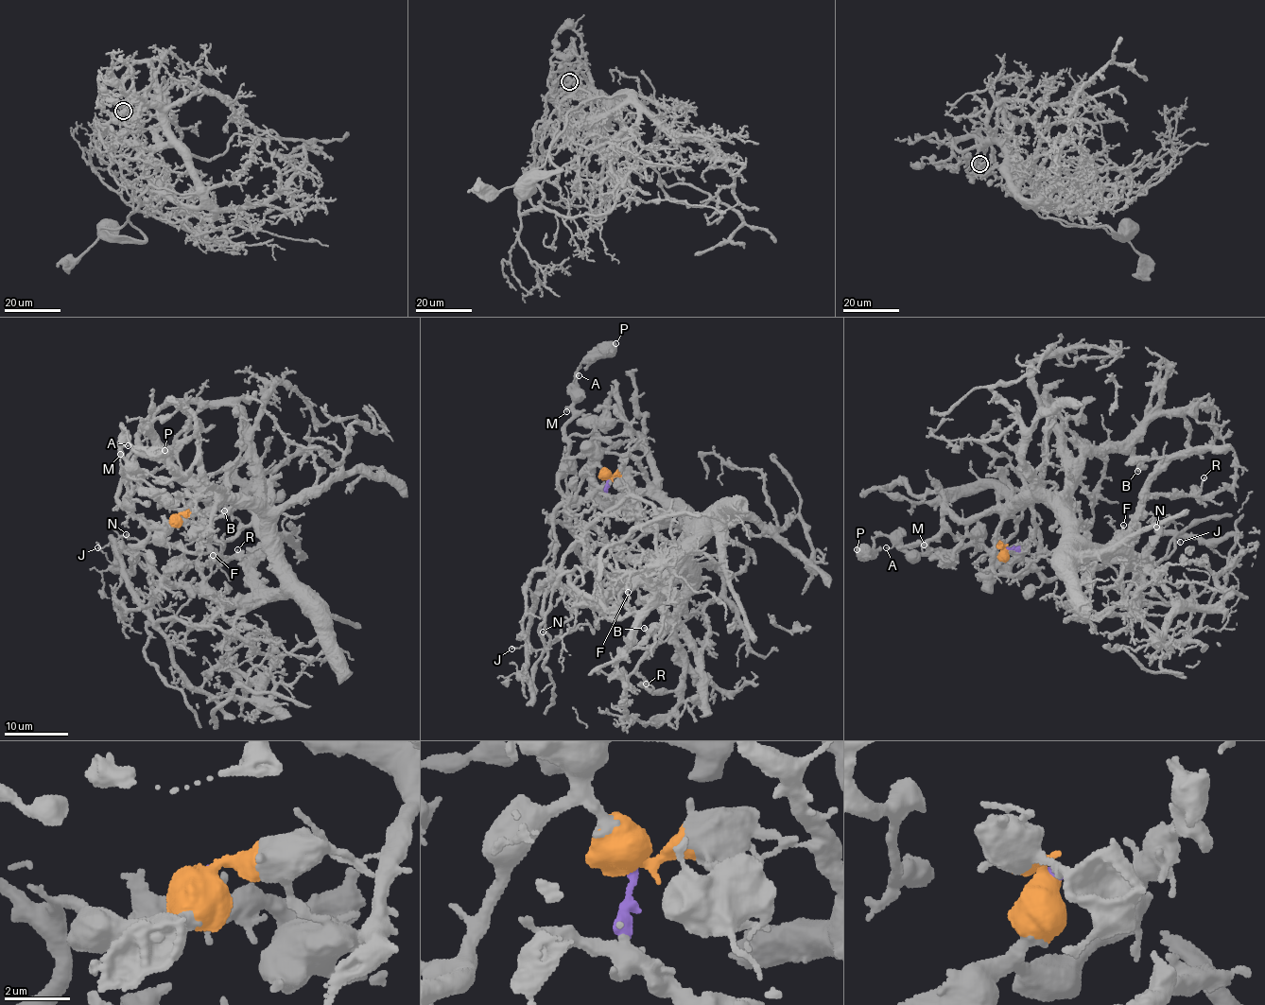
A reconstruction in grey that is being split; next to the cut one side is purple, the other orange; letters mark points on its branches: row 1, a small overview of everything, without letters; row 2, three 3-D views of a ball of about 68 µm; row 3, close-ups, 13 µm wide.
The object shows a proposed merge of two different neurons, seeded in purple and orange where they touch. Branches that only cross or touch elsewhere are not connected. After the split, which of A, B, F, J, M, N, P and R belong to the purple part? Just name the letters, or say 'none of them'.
B, F, R

